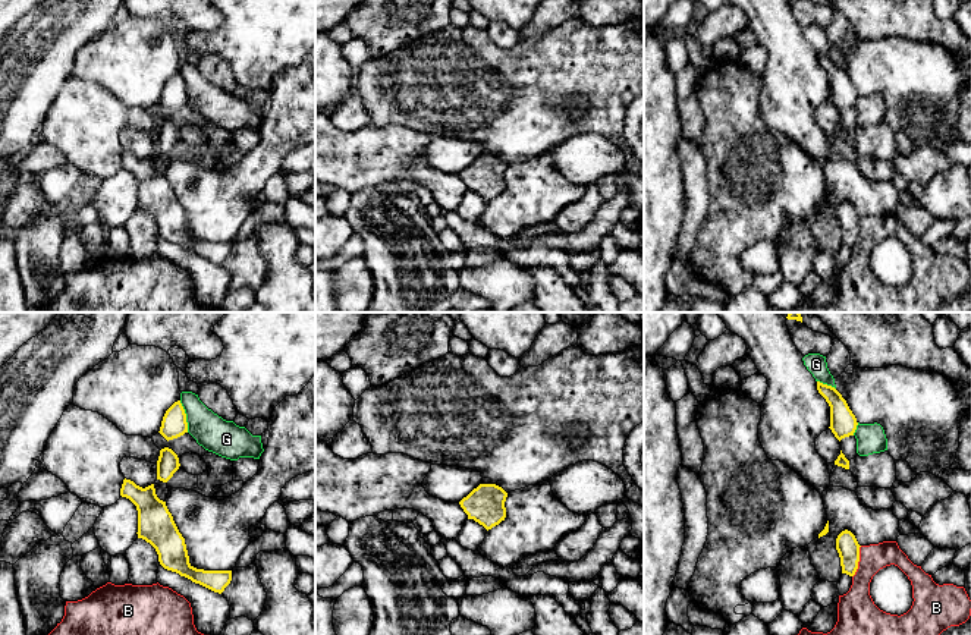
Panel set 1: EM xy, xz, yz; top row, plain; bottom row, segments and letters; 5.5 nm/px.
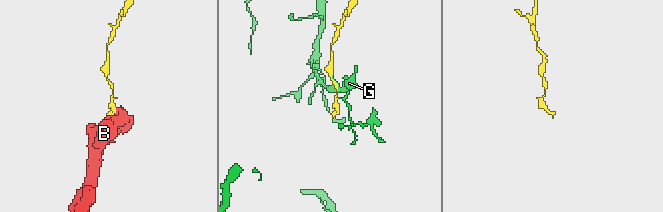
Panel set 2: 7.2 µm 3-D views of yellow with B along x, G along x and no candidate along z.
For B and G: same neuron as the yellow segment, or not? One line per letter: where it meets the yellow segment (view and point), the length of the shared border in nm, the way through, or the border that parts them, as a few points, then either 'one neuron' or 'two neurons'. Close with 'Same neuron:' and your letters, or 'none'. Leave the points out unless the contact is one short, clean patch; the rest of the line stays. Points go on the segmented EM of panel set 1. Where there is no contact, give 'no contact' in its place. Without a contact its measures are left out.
B: yz (858, 560) | 180 nm | along yz (861, 546), (858, 568), (852, 577) | two neurons
G: xy (185, 417) | 180 nm | two neurons
Same neuron: none

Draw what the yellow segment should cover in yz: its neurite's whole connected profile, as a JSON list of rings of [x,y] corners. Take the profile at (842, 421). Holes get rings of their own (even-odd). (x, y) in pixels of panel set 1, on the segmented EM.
[[[817,381],[817,390],[830,406],[829,428],[835,437],[840,441],[845,437],[854,436],[858,422],[842,394],[835,387],[820,381]]]

